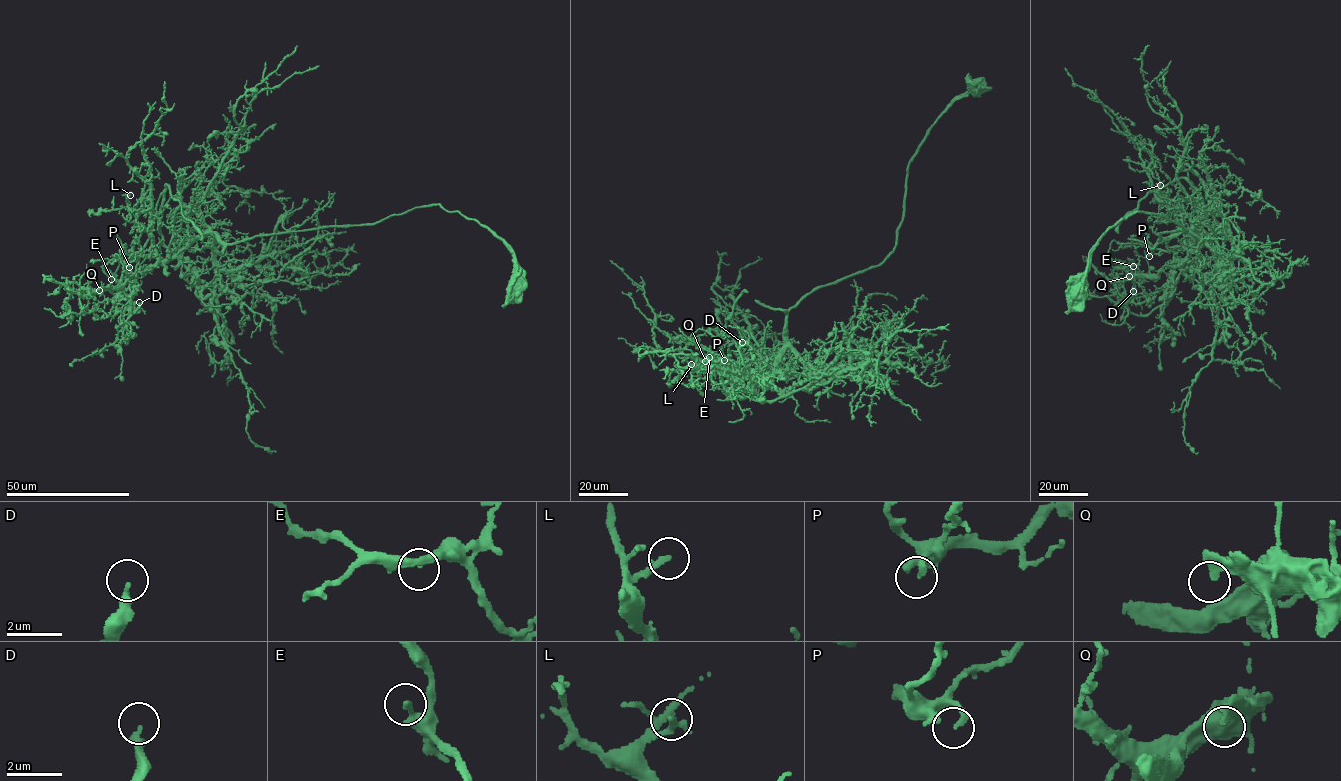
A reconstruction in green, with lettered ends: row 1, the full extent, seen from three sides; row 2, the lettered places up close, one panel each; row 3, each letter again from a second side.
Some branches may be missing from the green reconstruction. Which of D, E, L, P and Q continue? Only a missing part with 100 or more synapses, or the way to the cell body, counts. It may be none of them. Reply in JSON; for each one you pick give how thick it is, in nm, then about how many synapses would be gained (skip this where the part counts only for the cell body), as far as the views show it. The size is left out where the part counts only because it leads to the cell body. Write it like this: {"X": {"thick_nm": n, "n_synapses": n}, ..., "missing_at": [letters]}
{"Q": {"thick_nm": 360, "n_synapses": 350}, "missing_at": ["Q"]}

